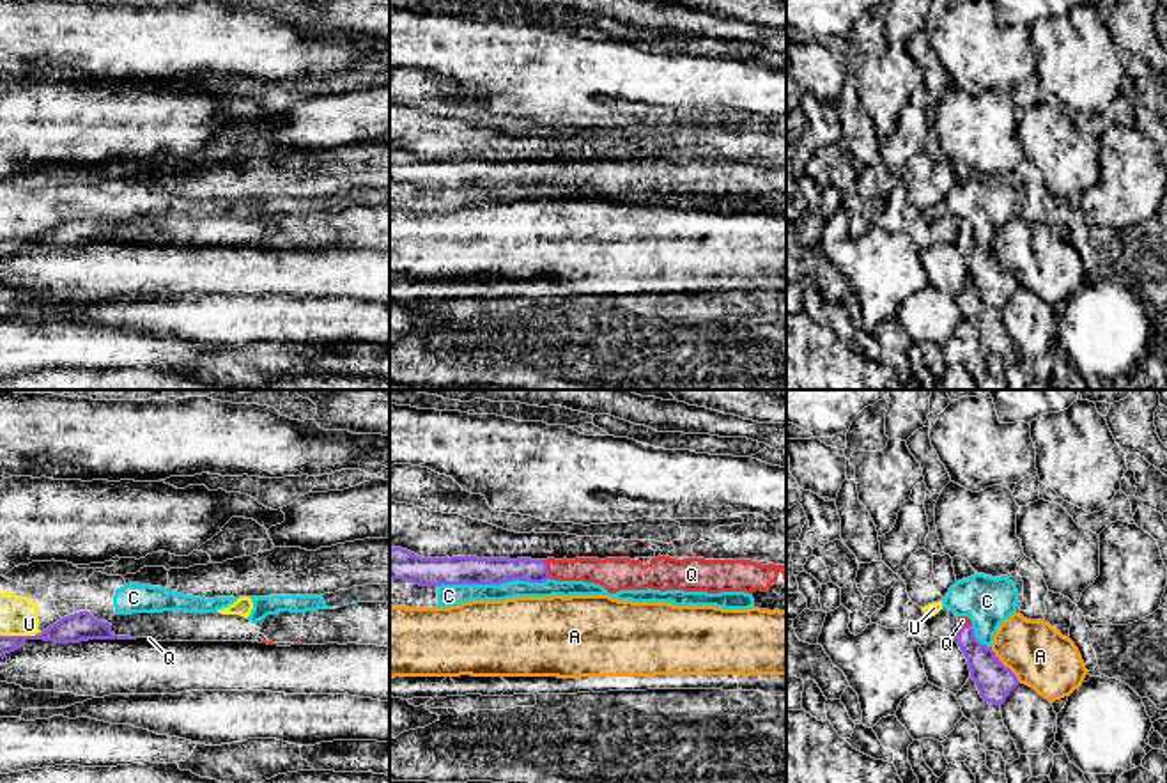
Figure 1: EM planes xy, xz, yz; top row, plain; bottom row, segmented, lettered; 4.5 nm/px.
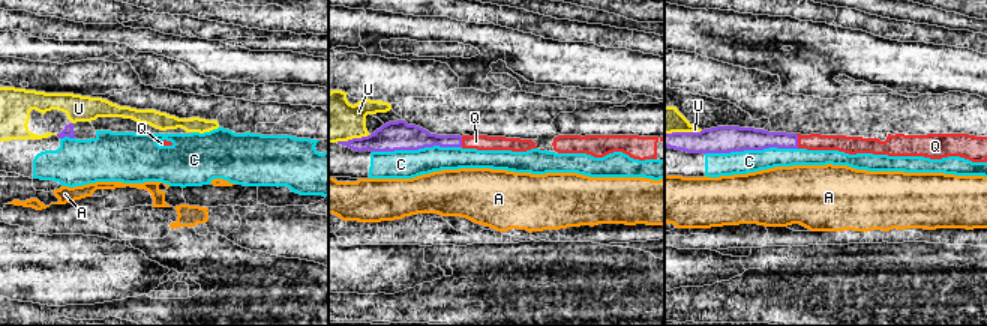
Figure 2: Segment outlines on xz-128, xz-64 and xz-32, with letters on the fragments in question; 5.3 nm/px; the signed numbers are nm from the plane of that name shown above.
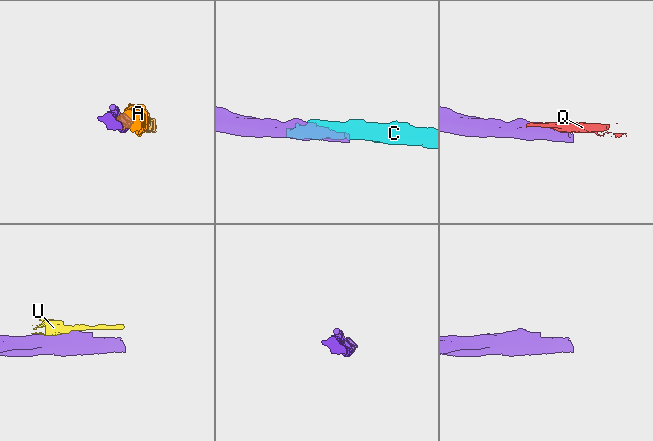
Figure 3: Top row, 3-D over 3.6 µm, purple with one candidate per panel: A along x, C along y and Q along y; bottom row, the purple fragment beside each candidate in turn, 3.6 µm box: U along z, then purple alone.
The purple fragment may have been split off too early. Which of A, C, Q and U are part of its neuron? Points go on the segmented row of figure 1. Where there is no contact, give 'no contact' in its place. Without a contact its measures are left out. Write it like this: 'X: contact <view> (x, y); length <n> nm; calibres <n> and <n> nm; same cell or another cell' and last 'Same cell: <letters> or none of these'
A: contact yz (1003, 665); length 220 nm; calibres 170 and 280 nm; another cell
C: contact xz (493, 583); length 500 nm; calibres 130 and 100 nm; another cell
Q: contact xz (546, 569); length 100 nm; calibres 130 and 110 nm; same cell
U: contact xy (20, 636); length 190 nm; calibres 130 and 180 nm; another cell
Same cell: Q

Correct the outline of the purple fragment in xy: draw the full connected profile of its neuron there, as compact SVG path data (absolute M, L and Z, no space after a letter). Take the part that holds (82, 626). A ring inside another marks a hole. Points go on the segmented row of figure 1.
M80 611L60 618L46 631L35 636L0 636L0 657L23 647L27 640L44 640L55 643L80 643L89 640L136 640L131 636L115 636L108 622L94 618L89 611Z

